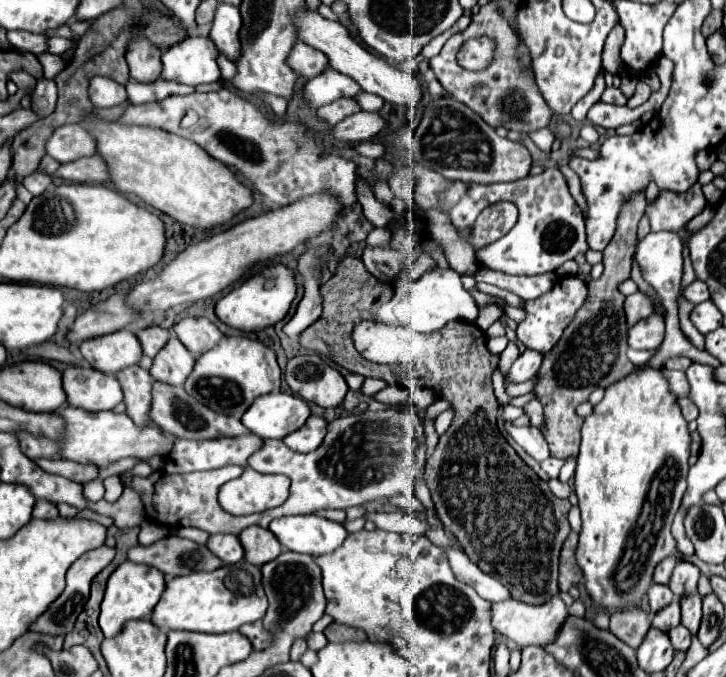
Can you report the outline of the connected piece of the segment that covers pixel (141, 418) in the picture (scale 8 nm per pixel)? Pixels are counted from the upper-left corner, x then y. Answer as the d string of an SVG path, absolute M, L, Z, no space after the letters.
M141 366L123 368L117 374L121 388L125 392L125 406L127 414L137 426L149 426L149 408L151 408L151 390L153 390L153 376L143 370Z

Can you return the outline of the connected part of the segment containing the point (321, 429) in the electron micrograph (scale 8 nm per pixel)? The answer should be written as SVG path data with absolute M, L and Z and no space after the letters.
M309 416L305 426L285 436L283 442L293 452L313 452L323 442L325 434L327 434L327 422L319 416Z

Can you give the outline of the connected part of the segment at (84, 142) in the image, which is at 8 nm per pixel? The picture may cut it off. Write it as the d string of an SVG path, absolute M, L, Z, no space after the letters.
M67 124L67 126L57 128L47 140L45 152L47 156L55 158L61 164L97 154L91 136L79 124Z

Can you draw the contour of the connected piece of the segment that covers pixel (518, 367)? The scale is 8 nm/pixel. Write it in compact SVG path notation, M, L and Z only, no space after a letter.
M525 350L517 360L515 364L511 366L509 370L509 384L519 384L519 382L525 382L529 378L533 378L541 366L541 360L543 360L543 354L537 352L537 350Z

